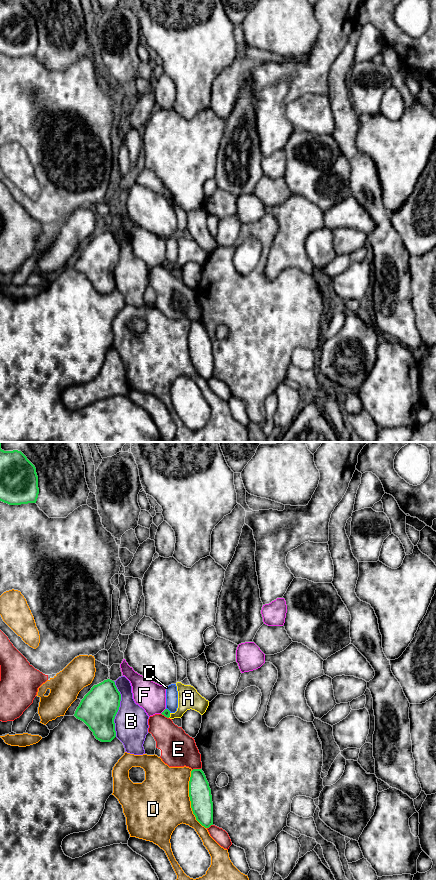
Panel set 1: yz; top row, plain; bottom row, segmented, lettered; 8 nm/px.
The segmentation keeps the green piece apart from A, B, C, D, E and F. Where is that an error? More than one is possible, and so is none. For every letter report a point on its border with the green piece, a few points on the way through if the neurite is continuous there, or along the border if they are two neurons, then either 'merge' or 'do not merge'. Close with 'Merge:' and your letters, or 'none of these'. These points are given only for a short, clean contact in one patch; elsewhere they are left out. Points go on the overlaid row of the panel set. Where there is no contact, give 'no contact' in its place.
A: meets green in yz at (169, 715); runs through yz (166, 712), (169, 715), (175, 715), (188, 698); merge
B: meets green in yz at (118, 709); do not merge
C: meets green in yz at (168, 710); do not merge
D: meets green in yz at (190, 800); do not merge
E: meets green in yz at (196, 769); do not merge
F: meets green in yz at (163, 711); do not merge
Merge: A

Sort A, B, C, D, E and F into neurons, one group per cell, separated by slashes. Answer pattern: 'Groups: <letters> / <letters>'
Groups: A / B / C / D / E / F

